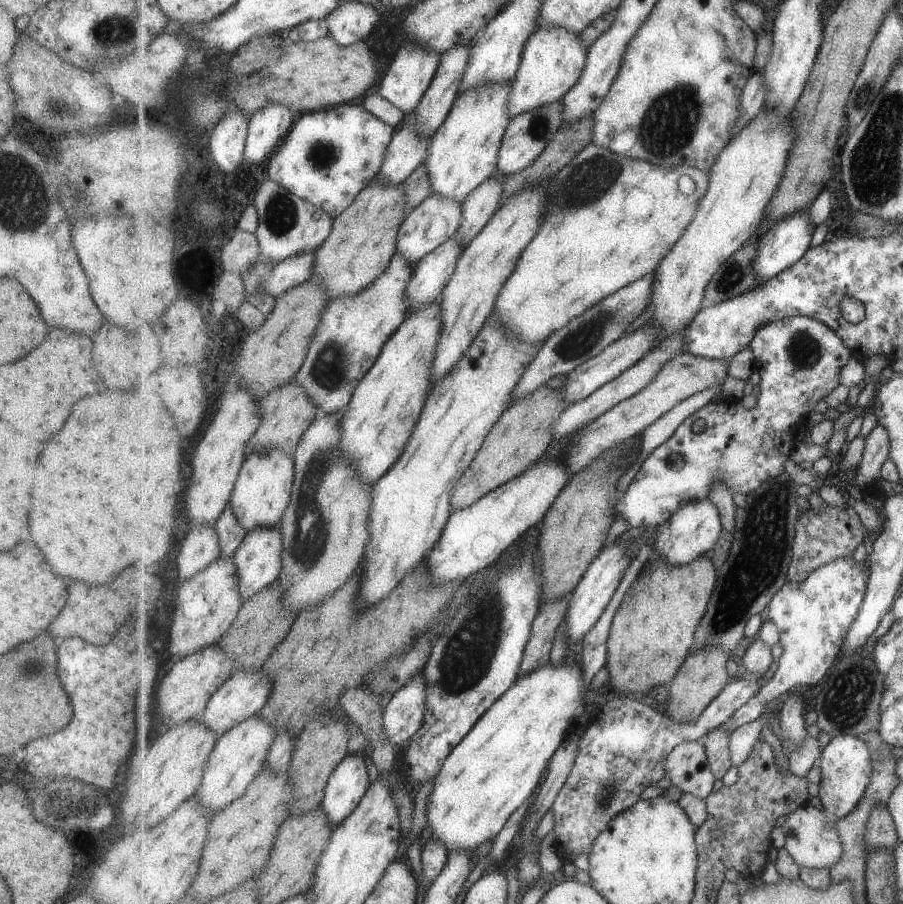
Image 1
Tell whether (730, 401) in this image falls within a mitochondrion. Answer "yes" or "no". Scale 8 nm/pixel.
no

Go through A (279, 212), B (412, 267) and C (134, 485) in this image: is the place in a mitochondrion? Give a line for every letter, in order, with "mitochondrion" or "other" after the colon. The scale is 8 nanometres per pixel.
A: mitochondrion
B: other
C: other

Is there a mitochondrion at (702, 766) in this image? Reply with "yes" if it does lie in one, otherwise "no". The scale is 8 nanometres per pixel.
no

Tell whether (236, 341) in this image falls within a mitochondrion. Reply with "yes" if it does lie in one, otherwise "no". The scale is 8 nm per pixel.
no

